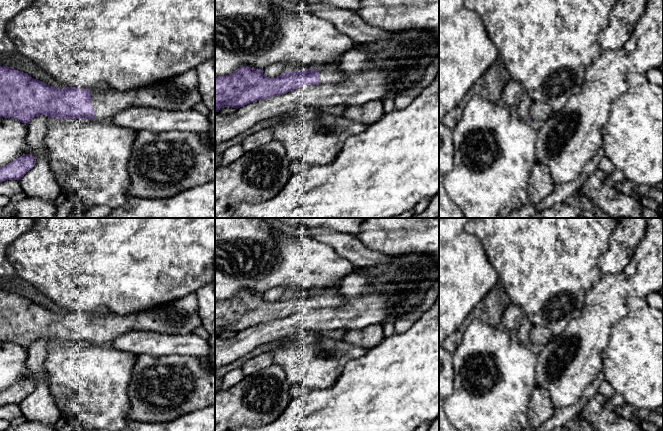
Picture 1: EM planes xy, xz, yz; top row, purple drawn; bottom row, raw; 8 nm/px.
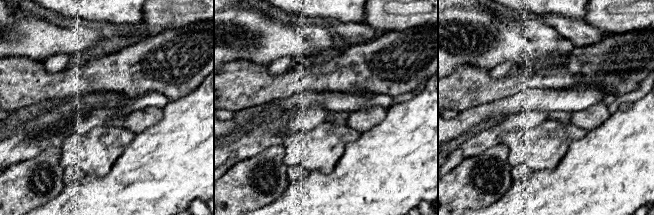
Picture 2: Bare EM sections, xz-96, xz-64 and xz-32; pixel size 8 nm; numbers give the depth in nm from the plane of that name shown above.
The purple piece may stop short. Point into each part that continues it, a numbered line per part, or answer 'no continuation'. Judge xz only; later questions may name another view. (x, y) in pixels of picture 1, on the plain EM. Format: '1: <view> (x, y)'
1: xz (332, 297)

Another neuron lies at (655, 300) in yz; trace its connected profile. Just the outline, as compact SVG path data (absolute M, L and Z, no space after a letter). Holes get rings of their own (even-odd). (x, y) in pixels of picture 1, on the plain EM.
M659 292L651 293L645 299L650 307L663 311L663 296Z

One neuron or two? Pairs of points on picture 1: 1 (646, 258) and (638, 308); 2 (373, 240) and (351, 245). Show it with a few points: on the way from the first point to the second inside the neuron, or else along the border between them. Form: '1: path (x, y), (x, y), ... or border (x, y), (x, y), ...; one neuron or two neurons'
1: border (644, 297), (636, 298); two neurons
2: border (355, 236), (365, 246), (382, 254); two neurons

